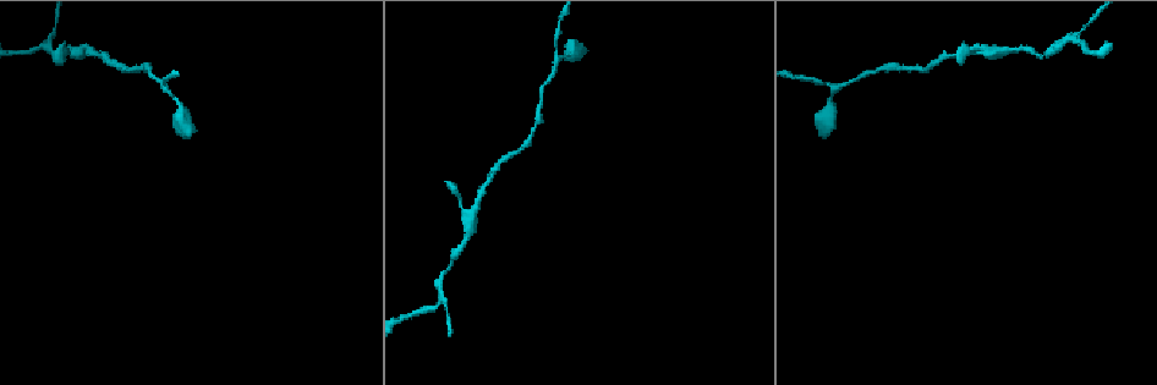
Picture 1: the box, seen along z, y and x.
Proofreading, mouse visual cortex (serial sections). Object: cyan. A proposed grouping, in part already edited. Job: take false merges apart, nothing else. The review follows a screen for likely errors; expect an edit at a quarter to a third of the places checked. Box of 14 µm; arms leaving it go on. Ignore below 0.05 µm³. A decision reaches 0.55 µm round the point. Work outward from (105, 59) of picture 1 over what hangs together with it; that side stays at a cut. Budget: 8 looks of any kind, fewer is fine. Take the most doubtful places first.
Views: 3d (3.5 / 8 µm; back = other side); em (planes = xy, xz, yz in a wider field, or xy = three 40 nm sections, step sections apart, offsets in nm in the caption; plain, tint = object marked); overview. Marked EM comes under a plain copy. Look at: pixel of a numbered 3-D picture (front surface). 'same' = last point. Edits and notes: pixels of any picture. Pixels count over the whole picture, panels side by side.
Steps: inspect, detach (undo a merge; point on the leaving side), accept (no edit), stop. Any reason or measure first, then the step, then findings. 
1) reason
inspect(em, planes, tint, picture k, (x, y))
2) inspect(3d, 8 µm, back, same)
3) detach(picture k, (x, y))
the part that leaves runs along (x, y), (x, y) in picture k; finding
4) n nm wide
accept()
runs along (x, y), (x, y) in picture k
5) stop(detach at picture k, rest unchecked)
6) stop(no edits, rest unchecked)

calibre changes
inspect(3d, 3.5 µm, picture 1, (164, 87))

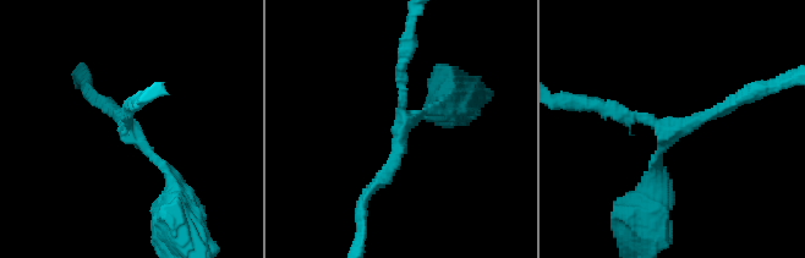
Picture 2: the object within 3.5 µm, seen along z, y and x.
3 arms; arms of 150, 150, 200 nm
inspect(em, xy, step 5, tint, picture 2, (670, 129))

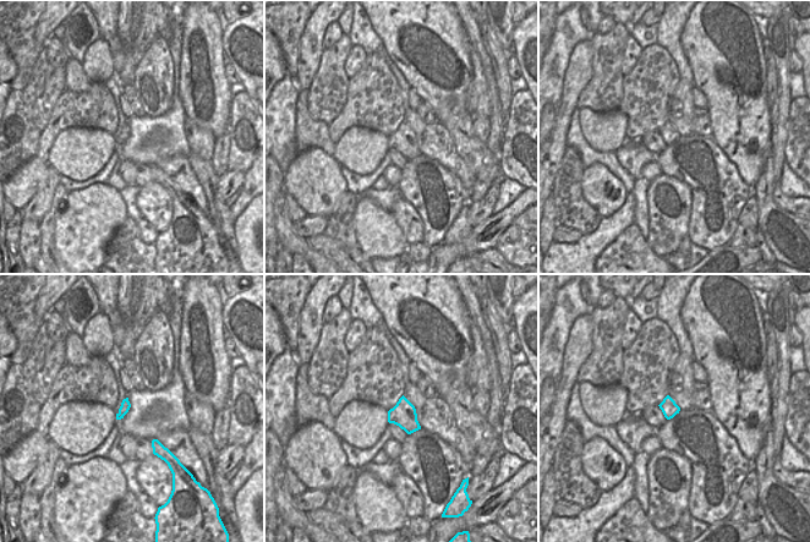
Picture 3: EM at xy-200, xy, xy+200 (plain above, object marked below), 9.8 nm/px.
inspect(em, xy, step 3, tint, same)

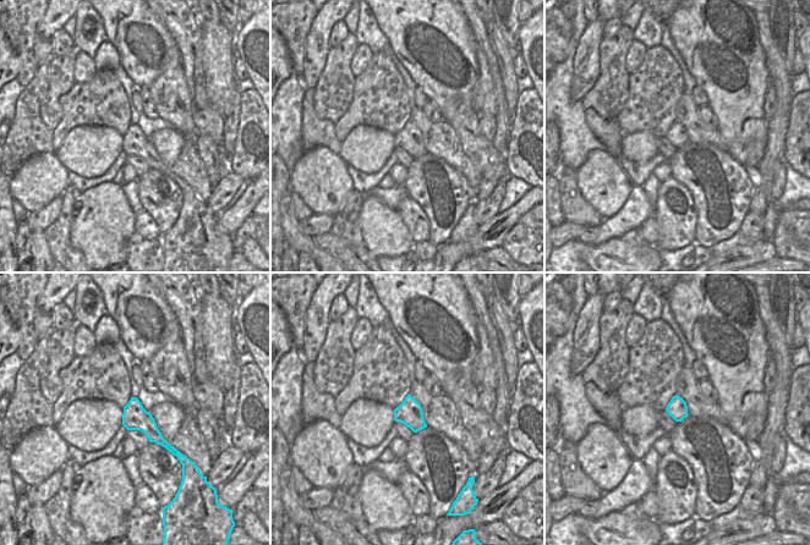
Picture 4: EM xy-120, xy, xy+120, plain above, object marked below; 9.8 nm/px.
accept()
runs along (733, 103), (668, 130), (655, 193) in picture 2; one cell here

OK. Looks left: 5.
three arms meet
inspect(3d, 3.5 µm, picture 1, (469, 215))

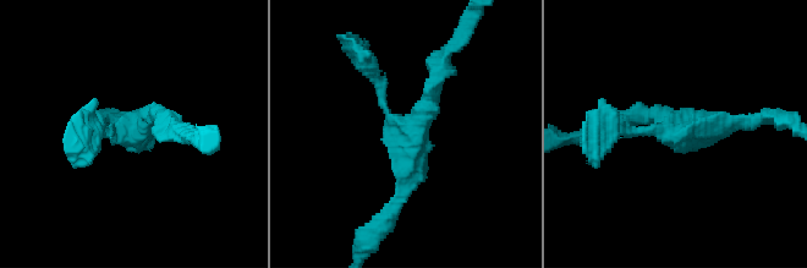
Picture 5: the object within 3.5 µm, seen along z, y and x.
3 arms; arms of 150, 200, 250 nm
inspect(em, xy, step 5, tint, picture 5, (673, 126))

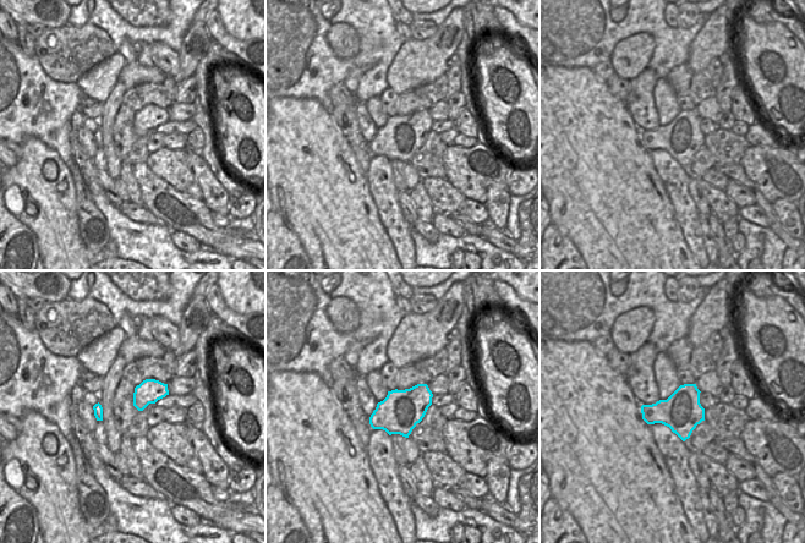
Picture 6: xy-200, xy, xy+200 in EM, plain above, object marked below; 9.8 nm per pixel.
accept()
runs along (444, 64), (395, 202) in picture 5; one cell here

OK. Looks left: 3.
inspect(3d, 3.5 µm, back, picture 1, (442, 293))

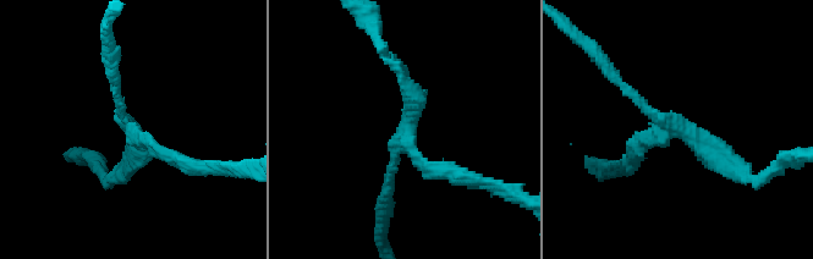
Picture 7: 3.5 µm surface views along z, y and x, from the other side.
3 arms; arms of 150, 200, 200 nm
inspect(em, xy, step 5, tint, picture 7, (407, 130))

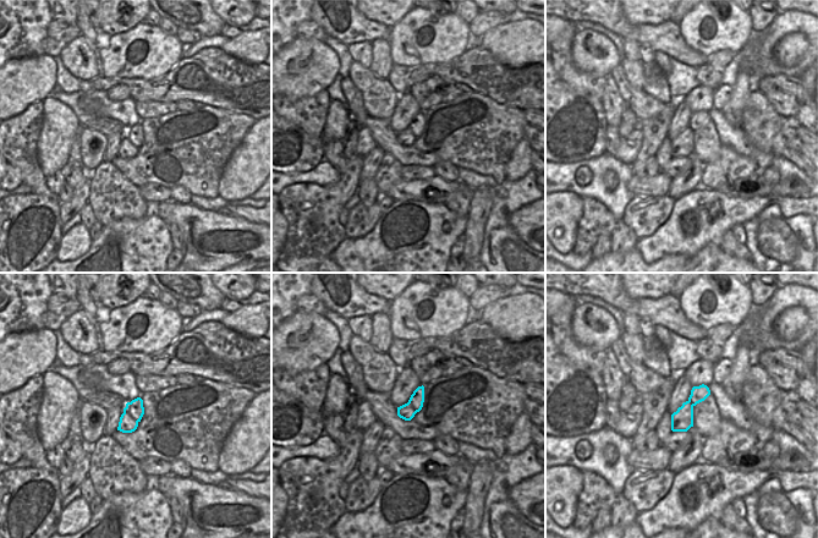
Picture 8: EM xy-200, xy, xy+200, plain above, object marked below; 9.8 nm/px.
160 nm wide
detach(picture 7, (631, 92))
two cells meet here

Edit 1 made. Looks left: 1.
stop(detach at picture 7, rest unchecked)

